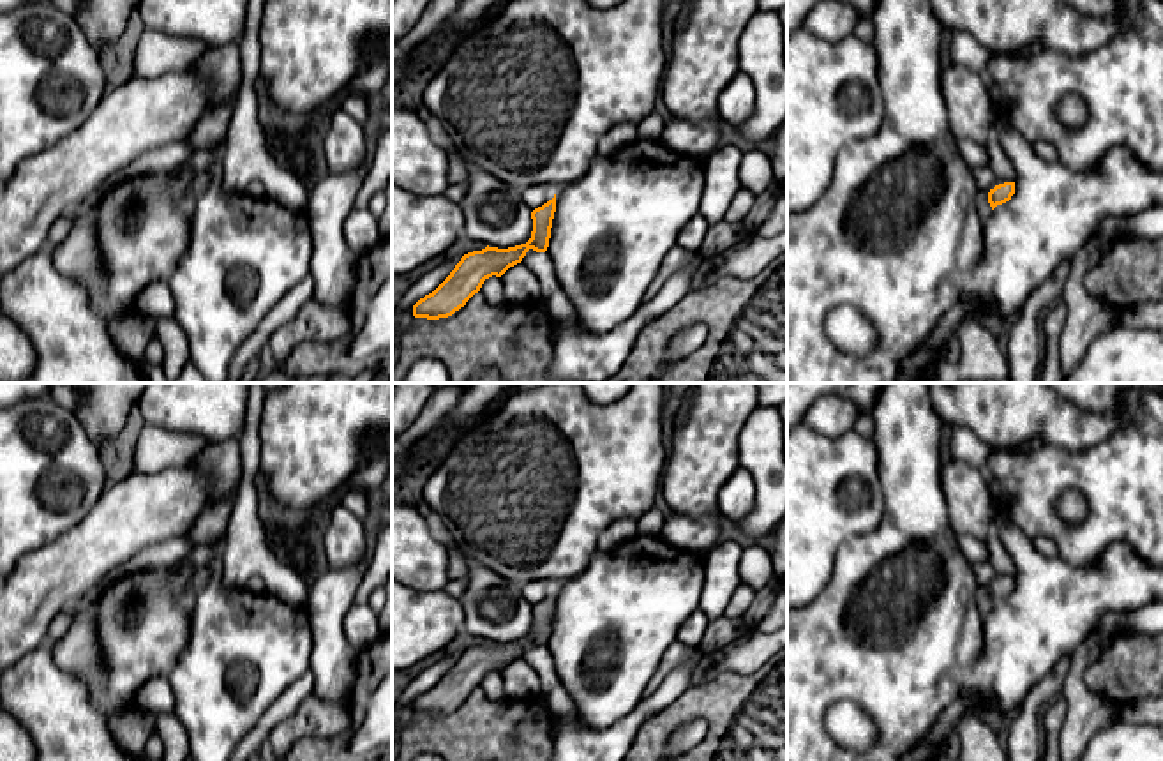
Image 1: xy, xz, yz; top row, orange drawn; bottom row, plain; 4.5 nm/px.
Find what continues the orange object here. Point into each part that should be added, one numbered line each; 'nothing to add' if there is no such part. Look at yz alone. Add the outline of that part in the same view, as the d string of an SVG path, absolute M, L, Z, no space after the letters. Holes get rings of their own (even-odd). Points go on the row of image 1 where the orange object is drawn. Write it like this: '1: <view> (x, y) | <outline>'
1: yz (983, 207) | M997 178L995 184L994 184L988 191L979 191L979 192L978 192L978 198L976 198L976 201L978 201L978 214L979 214L979 217L981 217L983 222L987 222L988 217L992 215L992 207L990 207L990 203L988 203L988 192L990 192L995 185L1004 184L1004 182L1008 182L1008 180L999 180L999 178Z

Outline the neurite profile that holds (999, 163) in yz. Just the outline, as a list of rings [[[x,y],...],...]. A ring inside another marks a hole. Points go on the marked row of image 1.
[[[990,138],[985,143],[985,148],[987,148],[987,155],[988,155],[988,166],[992,168],[995,177],[999,180],[1015,182],[1015,178],[1017,178],[1015,168],[1013,168],[1009,157],[1001,148],[999,141],[995,138]]]

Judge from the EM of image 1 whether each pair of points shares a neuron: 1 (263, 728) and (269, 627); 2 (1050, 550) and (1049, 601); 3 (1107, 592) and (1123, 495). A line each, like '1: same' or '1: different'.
1: different
2: different
3: different

